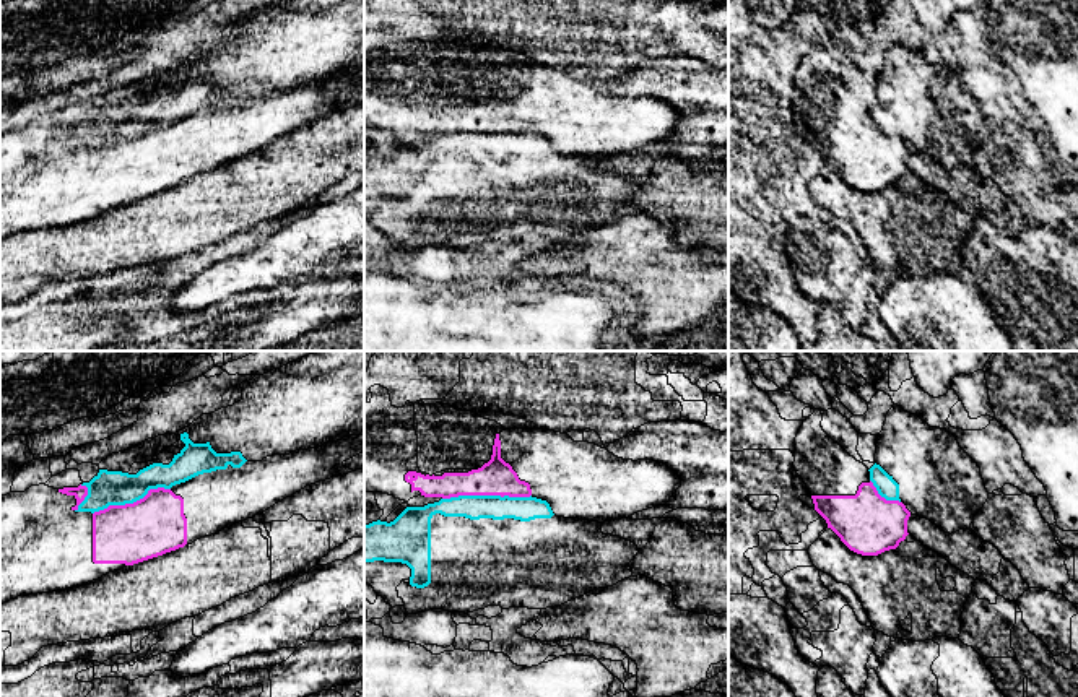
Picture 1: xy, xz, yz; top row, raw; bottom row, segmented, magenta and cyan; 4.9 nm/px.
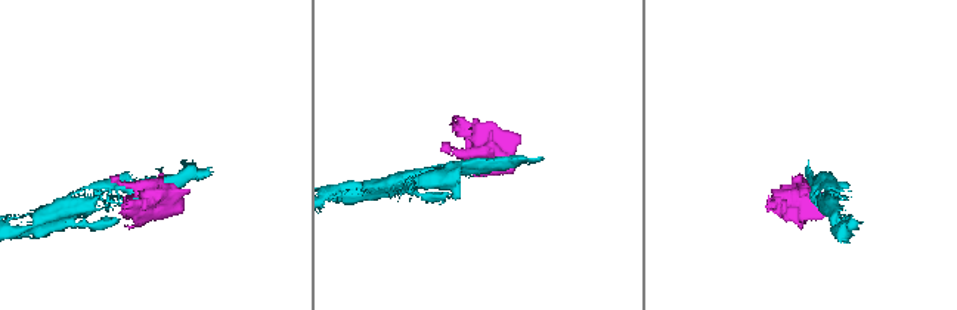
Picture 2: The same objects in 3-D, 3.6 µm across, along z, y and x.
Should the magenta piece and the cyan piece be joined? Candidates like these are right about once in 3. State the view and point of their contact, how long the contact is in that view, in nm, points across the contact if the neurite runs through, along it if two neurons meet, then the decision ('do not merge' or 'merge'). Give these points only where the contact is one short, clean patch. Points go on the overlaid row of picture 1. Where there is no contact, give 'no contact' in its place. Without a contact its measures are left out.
xz (486, 494) | 440 nm | do not merge

